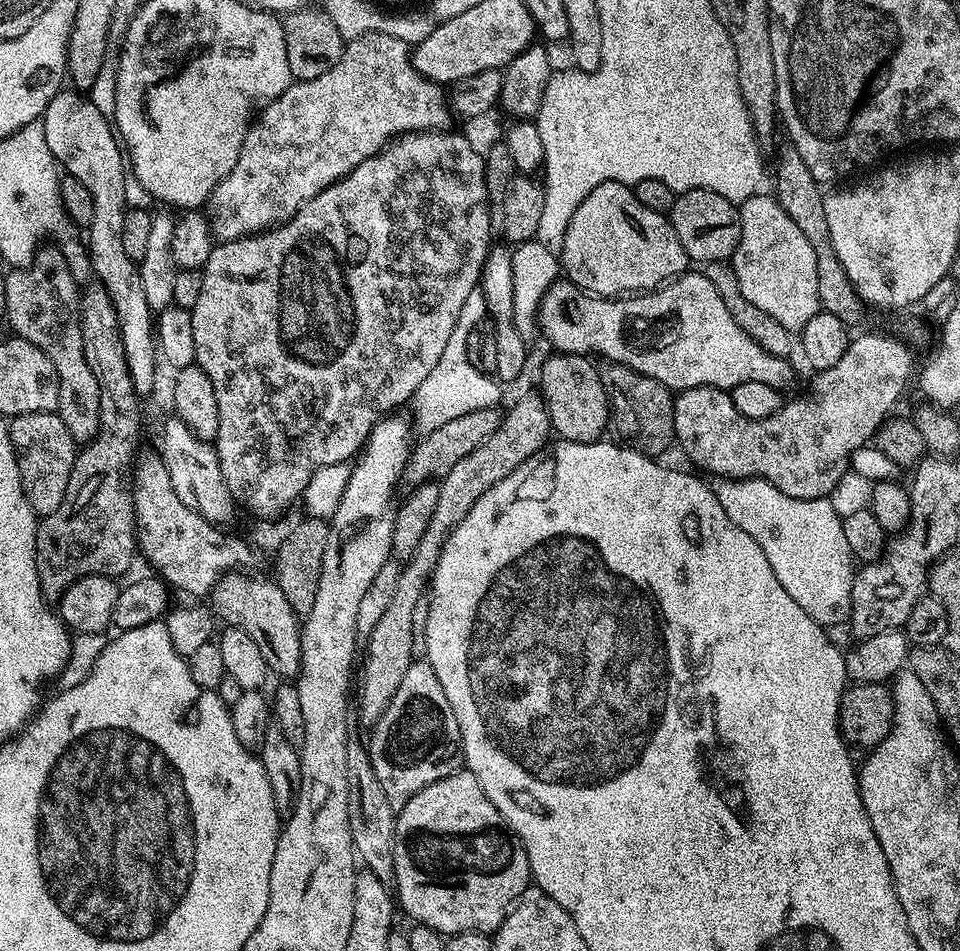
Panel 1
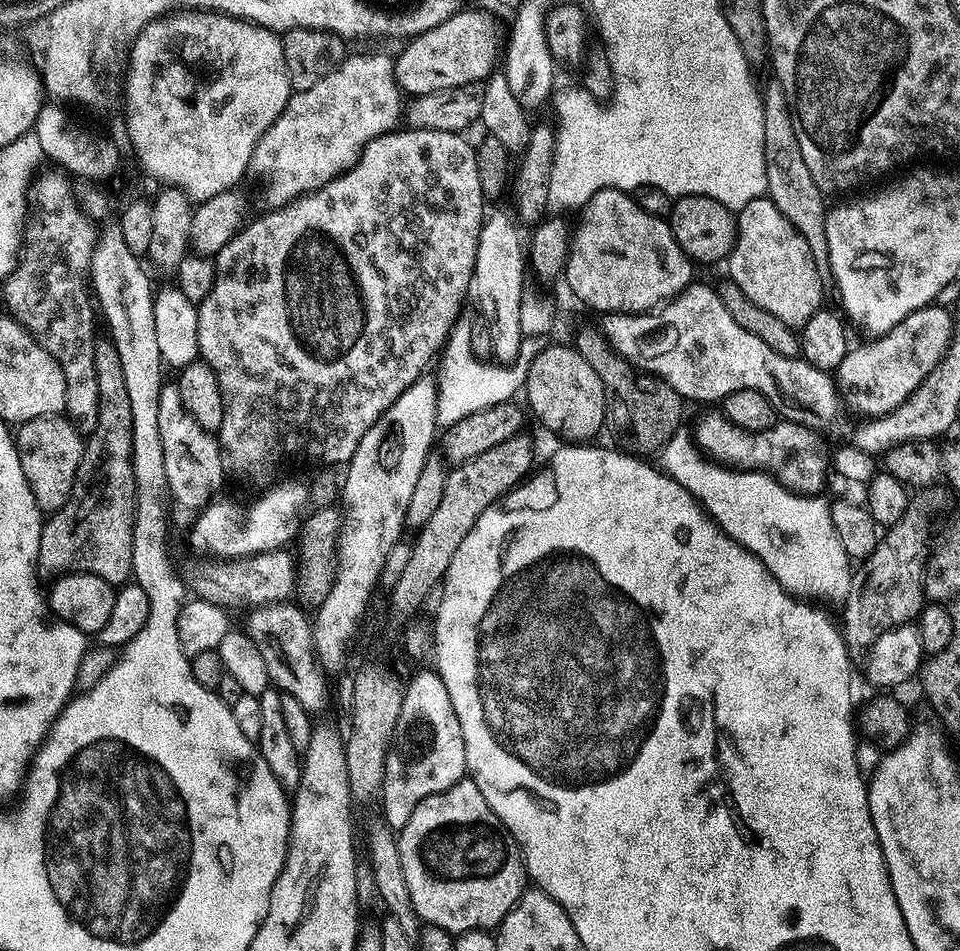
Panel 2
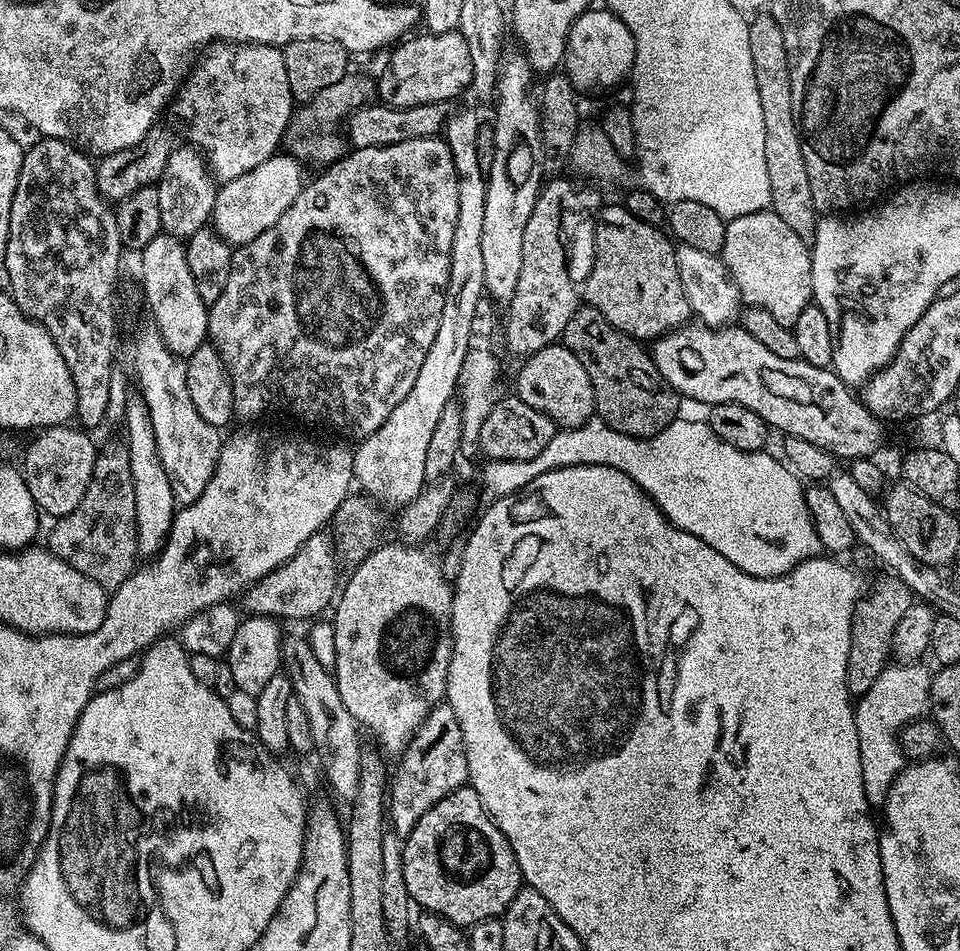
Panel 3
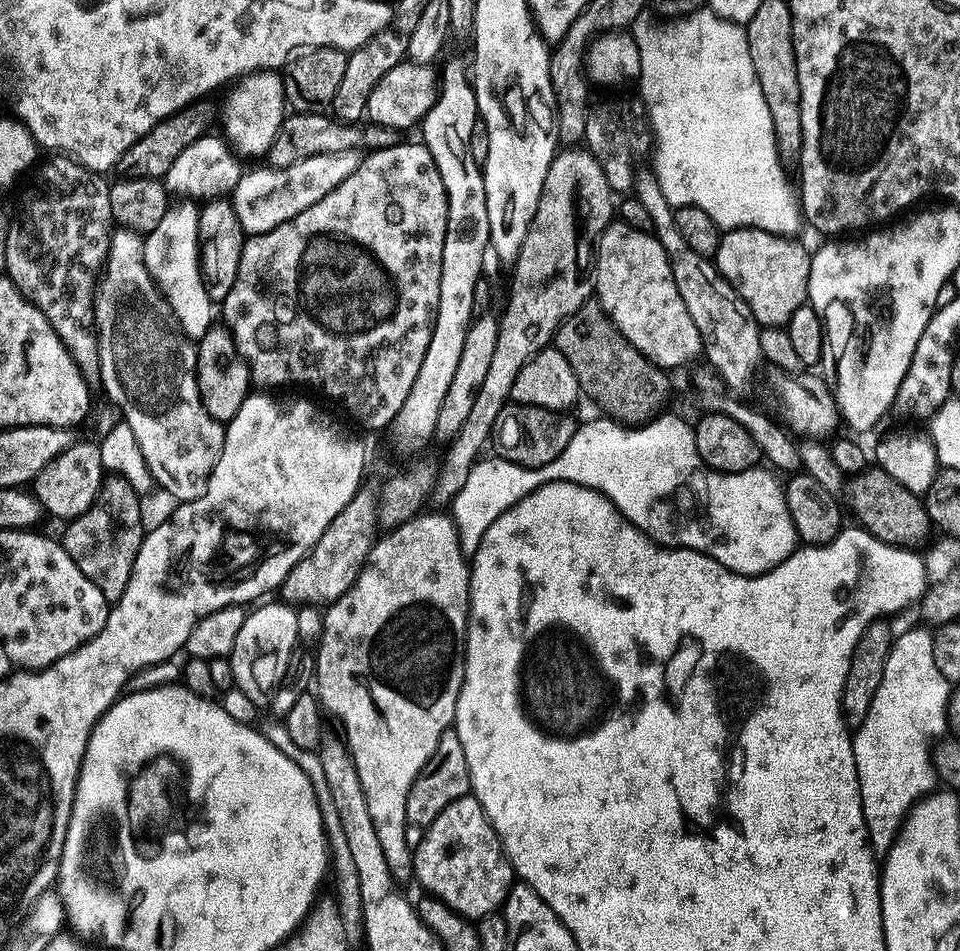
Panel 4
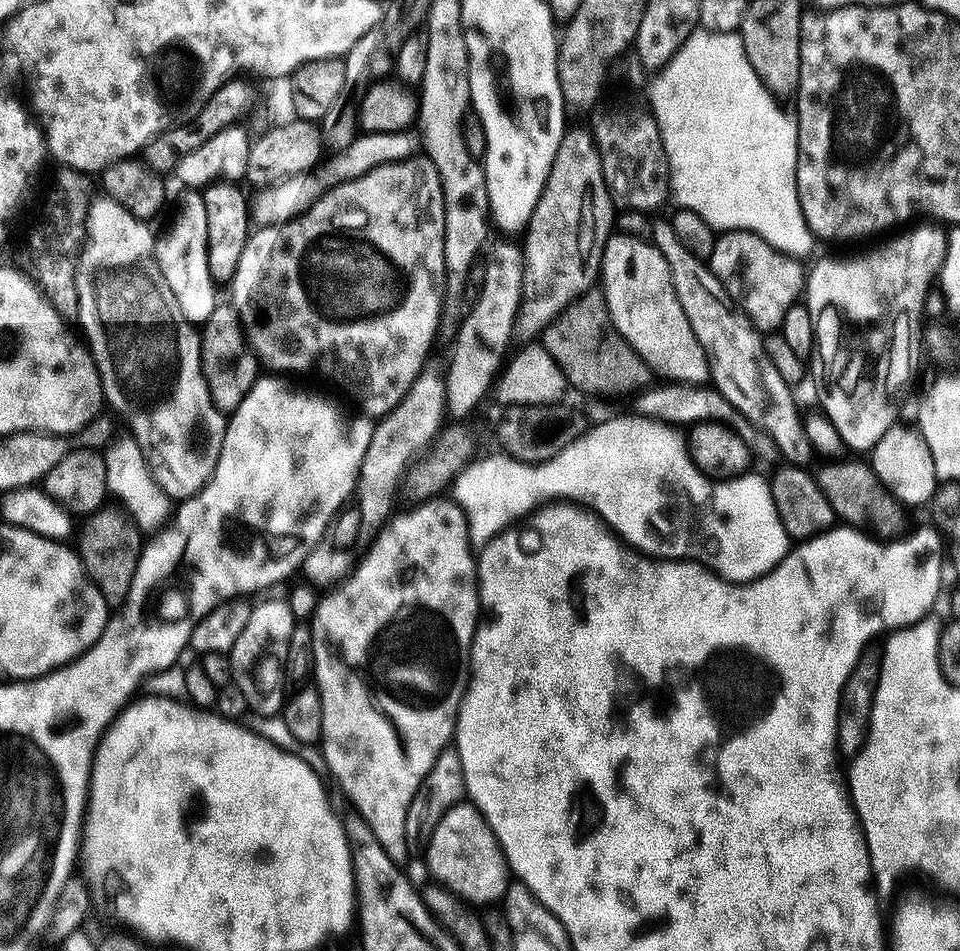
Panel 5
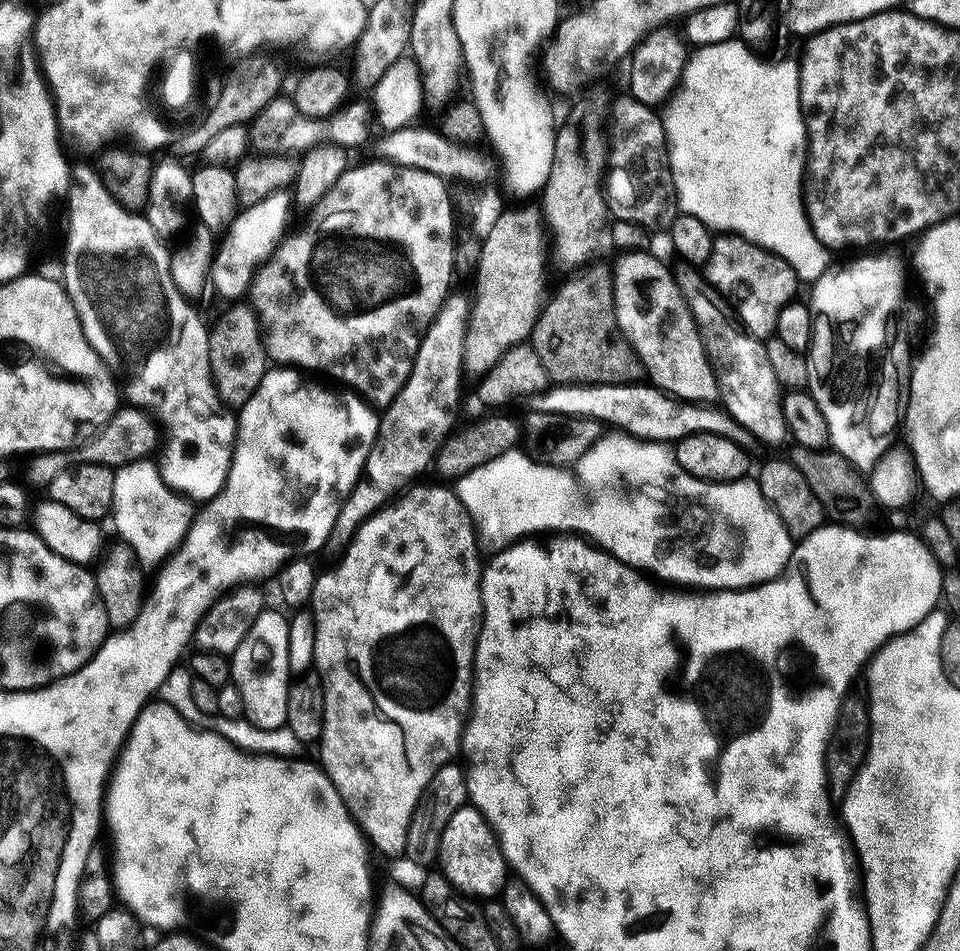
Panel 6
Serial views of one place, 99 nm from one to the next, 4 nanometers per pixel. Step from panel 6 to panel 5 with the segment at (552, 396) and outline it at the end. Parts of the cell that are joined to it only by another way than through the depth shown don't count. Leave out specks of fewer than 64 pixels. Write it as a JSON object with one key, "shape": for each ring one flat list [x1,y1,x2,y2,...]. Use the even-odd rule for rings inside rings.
{"shape":[[664,382,661,385,661,388,649,387,635,397,635,411,639,415,649,416,651,420,660,420,663,424,673,426,681,426,680,424,691,426,700,424,704,420,717,420,719,424,727,424,728,427,735,430,739,437,746,442,747,448,751,450,755,459,774,462,773,464,781,461,779,448,770,435,746,418,741,410,735,409,714,387,683,382]]}

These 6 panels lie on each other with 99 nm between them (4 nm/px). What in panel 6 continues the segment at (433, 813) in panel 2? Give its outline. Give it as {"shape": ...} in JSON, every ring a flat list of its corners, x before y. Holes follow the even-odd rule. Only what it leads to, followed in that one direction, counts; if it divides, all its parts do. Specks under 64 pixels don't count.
{"shape":[[465,806,459,808,446,822,440,835,440,854,438,857,439,871,457,892,469,898,496,898,504,888,504,881,509,879,510,869,504,859,500,843,486,818,477,808]]}

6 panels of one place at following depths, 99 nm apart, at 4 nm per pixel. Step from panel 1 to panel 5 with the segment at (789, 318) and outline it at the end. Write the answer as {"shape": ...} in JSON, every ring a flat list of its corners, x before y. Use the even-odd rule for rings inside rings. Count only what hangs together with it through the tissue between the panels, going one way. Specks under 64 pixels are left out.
{"shape":[[721,231,716,238,710,267,738,301,745,316,761,334,775,333,786,318,786,310,801,299,806,288,806,268,797,257,779,252,753,232]]}

